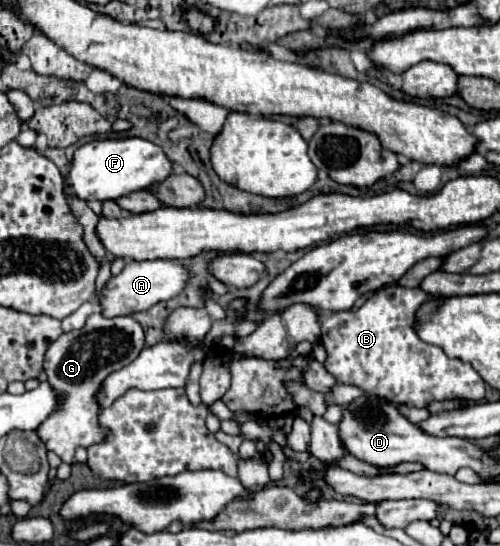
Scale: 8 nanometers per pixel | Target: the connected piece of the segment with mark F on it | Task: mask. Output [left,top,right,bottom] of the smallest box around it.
[66,138,172,200]

